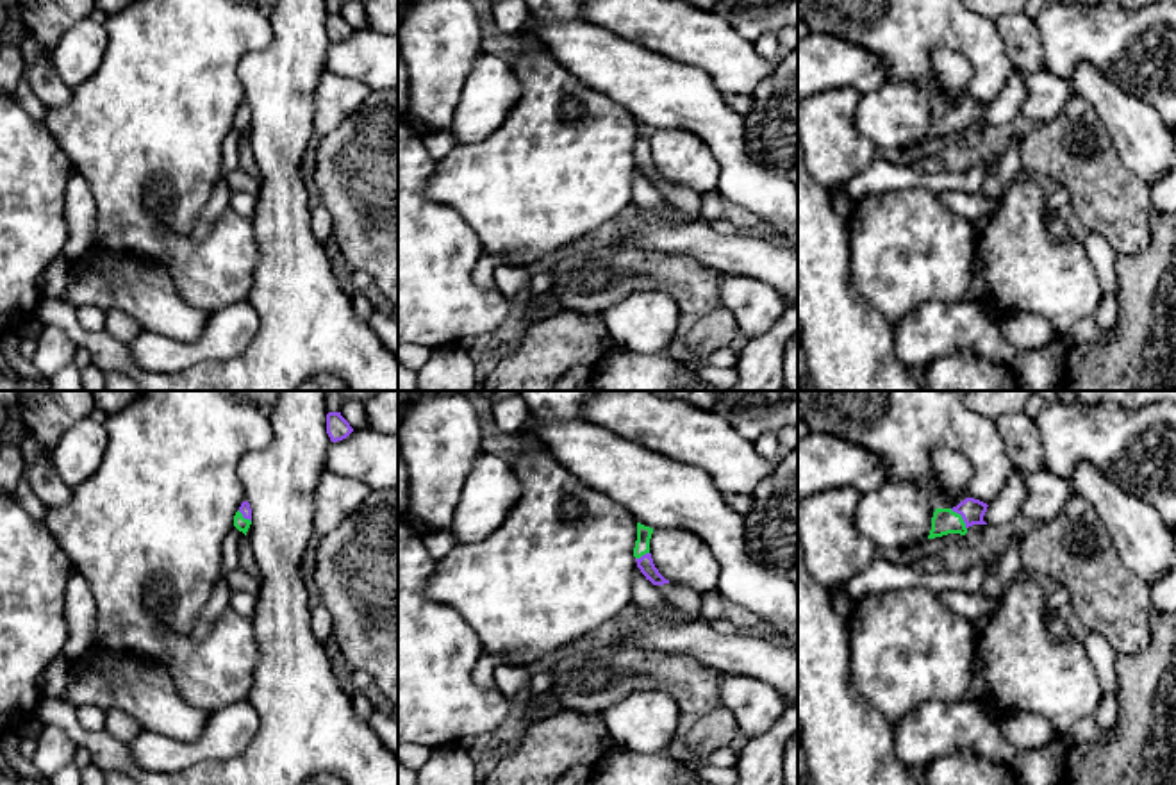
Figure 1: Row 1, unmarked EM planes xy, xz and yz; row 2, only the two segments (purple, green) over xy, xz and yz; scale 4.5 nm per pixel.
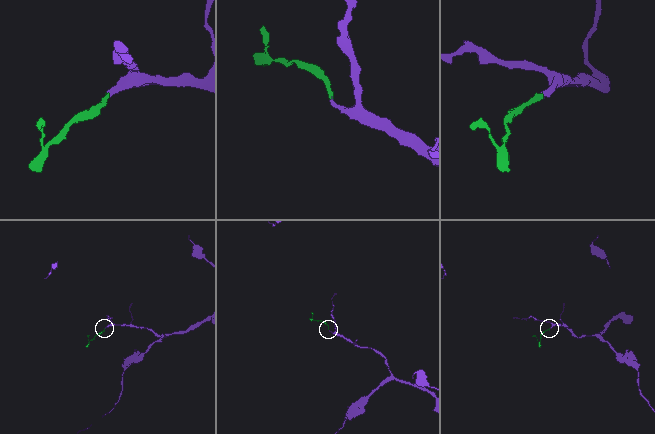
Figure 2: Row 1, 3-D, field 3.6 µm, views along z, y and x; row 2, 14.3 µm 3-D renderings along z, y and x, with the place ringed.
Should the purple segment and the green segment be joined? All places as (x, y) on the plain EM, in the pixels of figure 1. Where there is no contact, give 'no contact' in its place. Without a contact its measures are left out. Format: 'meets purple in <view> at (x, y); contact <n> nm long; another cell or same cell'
meets purple in yz at (962, 118); contact 120 nm long; same cell

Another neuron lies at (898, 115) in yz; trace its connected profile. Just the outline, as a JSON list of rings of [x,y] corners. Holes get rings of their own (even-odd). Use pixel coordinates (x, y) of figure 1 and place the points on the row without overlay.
[[[912,80],[885,82],[862,95],[855,125],[878,152],[907,150],[928,139],[933,98]]]

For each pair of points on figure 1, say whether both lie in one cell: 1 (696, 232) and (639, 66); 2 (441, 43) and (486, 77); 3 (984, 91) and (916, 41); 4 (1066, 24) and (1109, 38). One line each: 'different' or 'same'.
1: different
2: different
3: same
4: same

